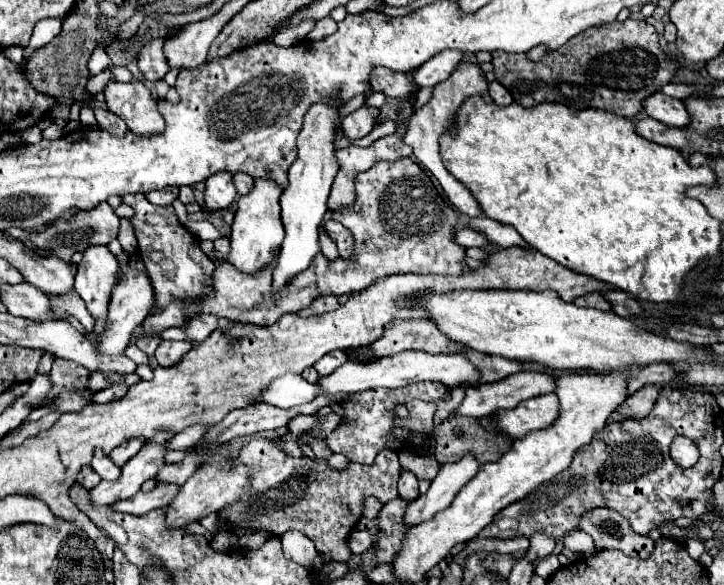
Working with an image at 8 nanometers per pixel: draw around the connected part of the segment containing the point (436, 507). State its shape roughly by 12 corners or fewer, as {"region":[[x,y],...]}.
{"region":[[471,454],[443,464],[427,494],[407,506],[409,528],[451,506],[457,492],[477,474]]}

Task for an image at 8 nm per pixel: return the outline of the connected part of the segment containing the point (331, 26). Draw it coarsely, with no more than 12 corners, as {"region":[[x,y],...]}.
{"region":[[331,16],[321,18],[315,30],[309,32],[311,40],[323,40],[337,30]]}

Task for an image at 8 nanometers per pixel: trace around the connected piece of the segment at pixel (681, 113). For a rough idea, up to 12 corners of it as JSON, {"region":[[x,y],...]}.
{"region":[[663,92],[643,100],[647,116],[667,126],[687,126],[689,112]]}

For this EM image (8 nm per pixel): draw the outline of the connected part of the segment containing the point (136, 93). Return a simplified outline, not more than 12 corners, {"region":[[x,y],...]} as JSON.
{"region":[[109,82],[105,102],[135,136],[165,120],[145,82]]}

